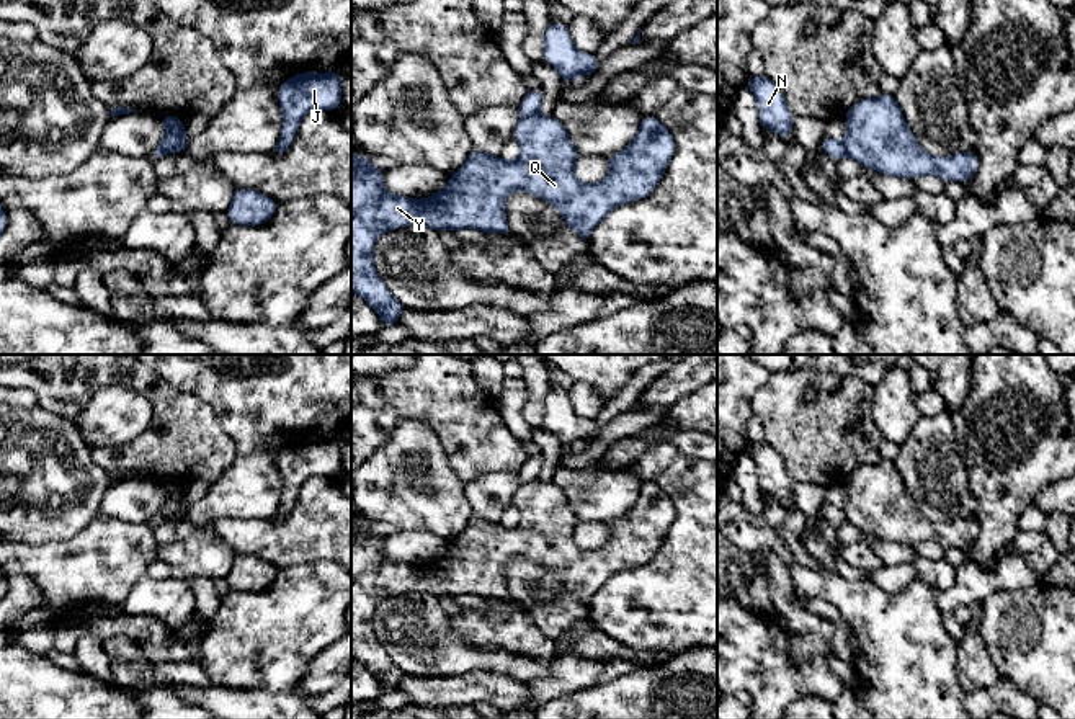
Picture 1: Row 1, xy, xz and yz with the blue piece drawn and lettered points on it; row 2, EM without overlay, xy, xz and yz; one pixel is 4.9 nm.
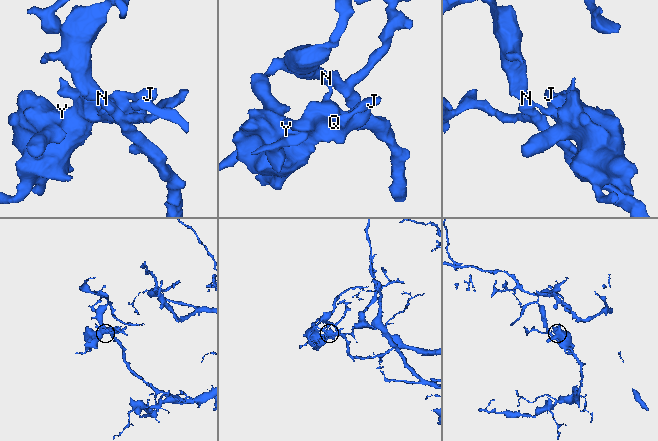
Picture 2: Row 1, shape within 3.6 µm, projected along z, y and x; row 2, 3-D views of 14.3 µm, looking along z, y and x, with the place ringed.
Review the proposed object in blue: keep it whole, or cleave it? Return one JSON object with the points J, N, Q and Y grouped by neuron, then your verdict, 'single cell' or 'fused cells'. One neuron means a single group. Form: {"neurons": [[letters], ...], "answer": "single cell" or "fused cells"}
{"neurons": [["J", "Q", "Y"], ["N"]], "answer": "fused cells"}

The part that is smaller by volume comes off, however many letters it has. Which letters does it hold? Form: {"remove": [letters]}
{"remove": ["J", "Q", "Y"]}

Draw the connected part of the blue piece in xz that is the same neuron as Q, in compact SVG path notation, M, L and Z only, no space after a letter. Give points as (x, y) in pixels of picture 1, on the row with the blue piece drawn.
M538 113L521 118L513 136L521 149L515 162L505 162L498 155L472 147L467 162L451 173L448 185L425 199L386 191L382 188L386 172L376 168L369 159L351 154L351 291L377 312L382 327L397 325L405 306L392 296L374 268L372 250L381 234L402 226L430 226L436 232L475 229L485 234L513 235L505 217L505 199L511 191L528 191L554 204L564 216L564 224L575 229L587 242L614 206L652 194L676 150L670 131L657 118L642 116L634 141L624 150L606 157L609 162L606 178L587 185L573 173L573 163L582 155L559 119Z

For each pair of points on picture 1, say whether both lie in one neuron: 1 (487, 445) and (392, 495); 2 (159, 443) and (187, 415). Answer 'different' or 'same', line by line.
1: different
2: same

